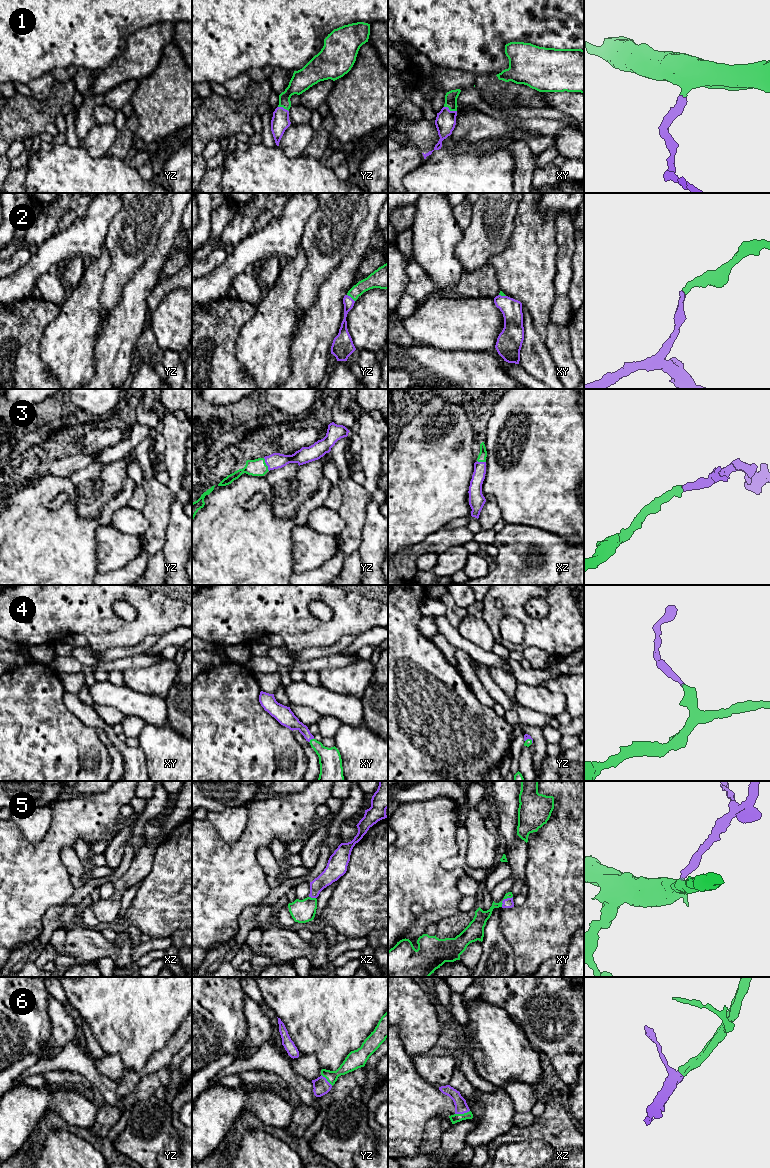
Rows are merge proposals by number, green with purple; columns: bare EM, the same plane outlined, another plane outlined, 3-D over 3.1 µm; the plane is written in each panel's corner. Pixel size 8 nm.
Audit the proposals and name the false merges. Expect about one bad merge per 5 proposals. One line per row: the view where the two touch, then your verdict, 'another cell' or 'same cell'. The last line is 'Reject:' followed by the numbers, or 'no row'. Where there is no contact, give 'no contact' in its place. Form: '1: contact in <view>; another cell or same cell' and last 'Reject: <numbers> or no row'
1: contact in xy; same cell
2: contact in yz; same cell
3: contact in yz; same cell
4: contact in xy; same cell
5: contact in xy; same cell
6: contact in xz; same cell
Reject: no row

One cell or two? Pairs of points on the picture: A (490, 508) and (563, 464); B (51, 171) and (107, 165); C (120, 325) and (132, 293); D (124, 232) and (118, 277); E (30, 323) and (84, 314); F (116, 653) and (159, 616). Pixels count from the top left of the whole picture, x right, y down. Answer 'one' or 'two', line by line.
A: two
B: one
C: one
D: one
E: two
F: two

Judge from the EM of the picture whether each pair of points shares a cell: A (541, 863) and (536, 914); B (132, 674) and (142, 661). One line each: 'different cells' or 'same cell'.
A: same cell
B: different cells

